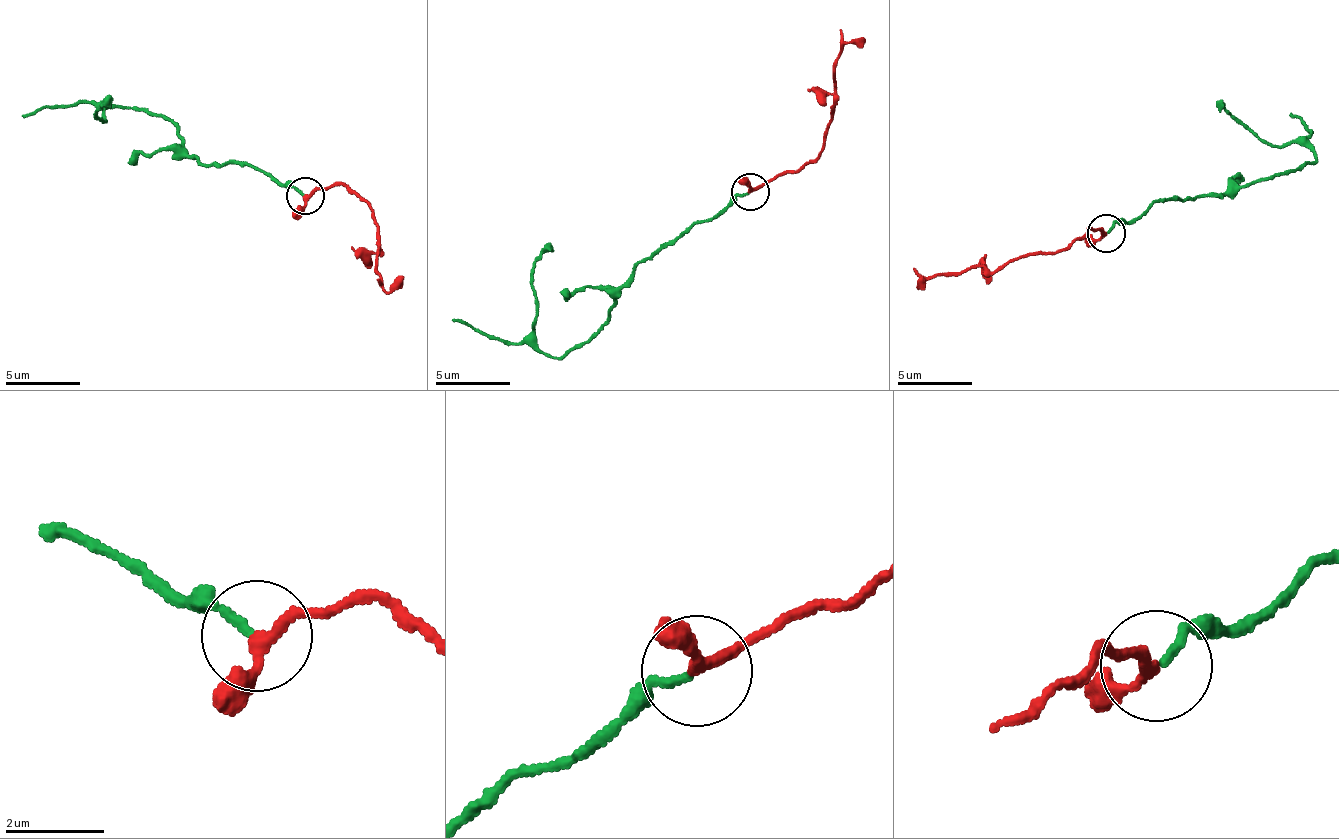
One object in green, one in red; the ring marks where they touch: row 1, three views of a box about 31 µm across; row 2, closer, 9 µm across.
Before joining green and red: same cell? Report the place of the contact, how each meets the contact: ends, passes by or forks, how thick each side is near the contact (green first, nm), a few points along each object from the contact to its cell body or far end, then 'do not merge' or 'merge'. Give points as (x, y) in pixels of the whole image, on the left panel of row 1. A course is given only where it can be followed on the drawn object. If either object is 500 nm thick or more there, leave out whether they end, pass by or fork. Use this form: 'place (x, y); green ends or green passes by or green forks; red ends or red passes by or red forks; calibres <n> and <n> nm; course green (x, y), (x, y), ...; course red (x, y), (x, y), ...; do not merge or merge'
place (305, 195); green ends; red passes by; calibres 150 and 220 nm; course green (304, 196), (238, 161), (200, 161), (177, 126), (133, 107), (109, 107), (100, 121), (94, 112), (112, 95); course red (304, 196), (332, 186), (347, 187), (364, 198), (380, 249), (375, 272), (387, 292), (403, 274); merge

